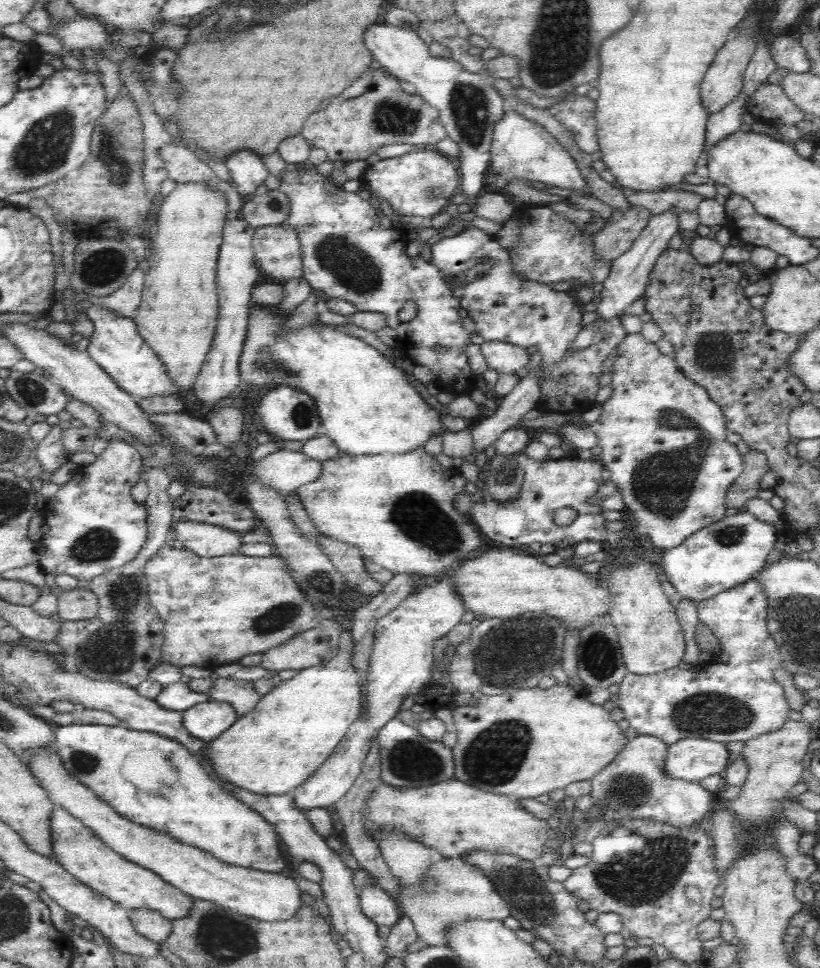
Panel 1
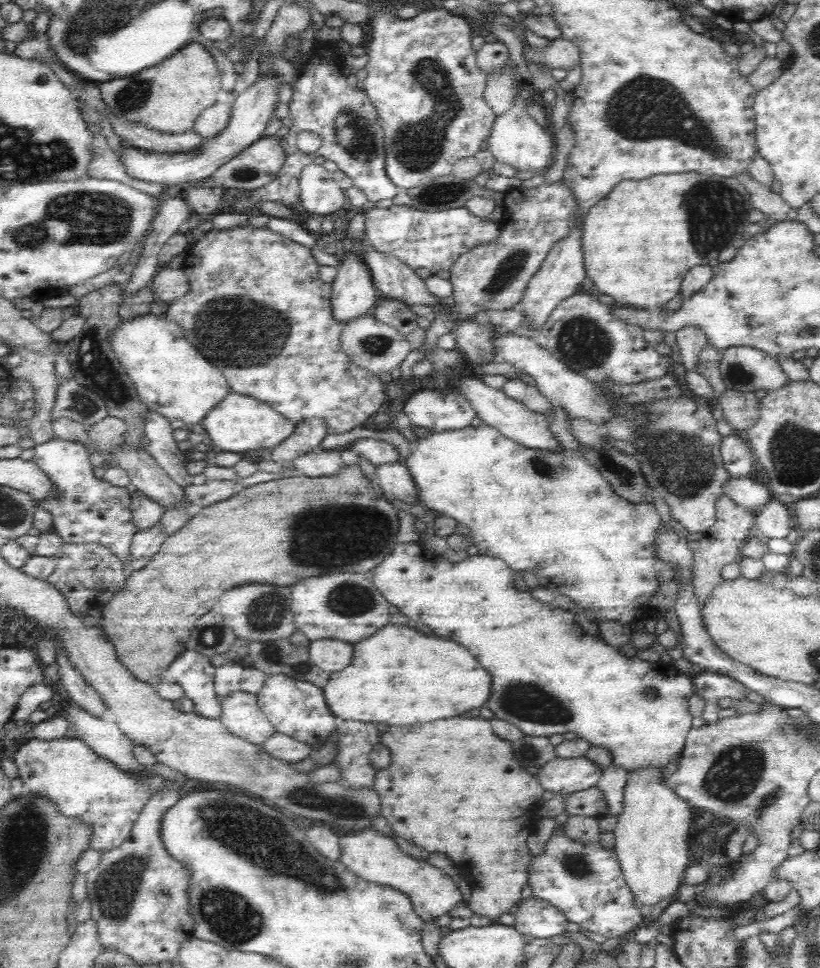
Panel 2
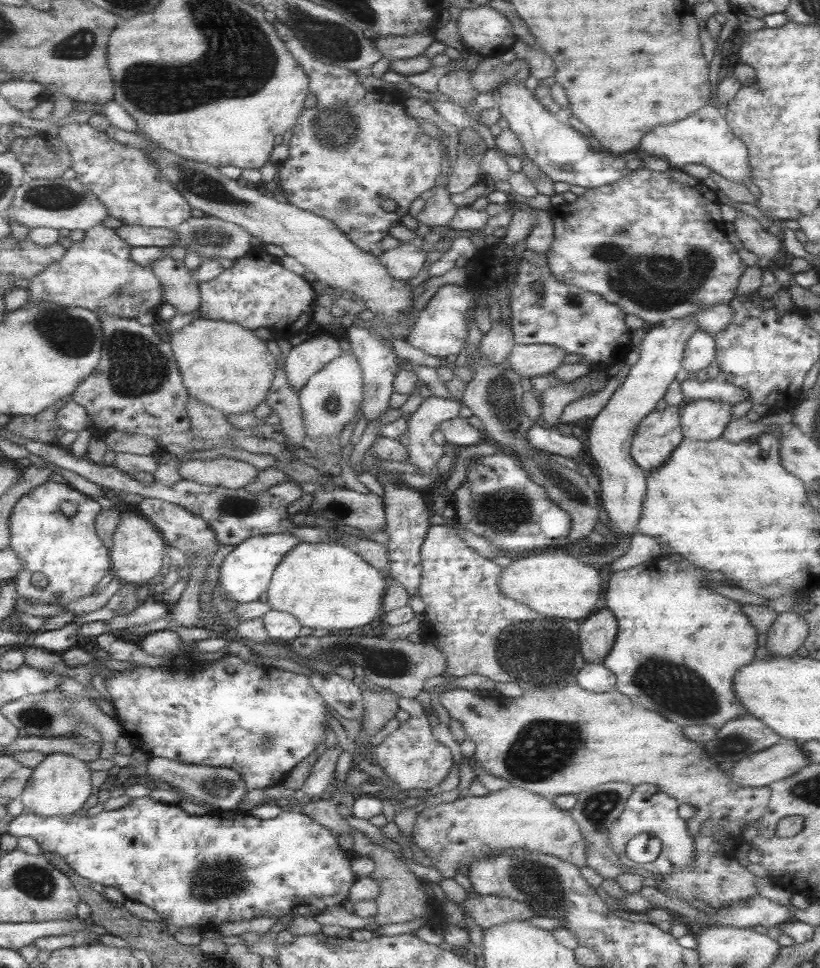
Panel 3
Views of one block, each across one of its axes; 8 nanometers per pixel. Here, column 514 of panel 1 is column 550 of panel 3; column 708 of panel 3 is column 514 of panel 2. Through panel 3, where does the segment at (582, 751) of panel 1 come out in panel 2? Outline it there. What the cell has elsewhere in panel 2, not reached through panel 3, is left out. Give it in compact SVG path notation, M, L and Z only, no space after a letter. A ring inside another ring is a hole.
M464 716L450 718L450 720L436 720L436 722L430 722L430 724L416 724L416 726L410 726L410 728L406 728L406 726L404 726L404 728L388 727L385 732L380 733L379 742L388 747L392 758L387 769L377 771L375 774L373 789L380 796L380 812L388 821L392 832L395 832L400 838L404 838L404 840L415 844L418 848L426 850L428 854L445 854L456 865L460 864L460 852L462 852L464 860L472 860L472 862L470 862L470 864L472 864L472 866L470 866L470 868L472 868L472 874L490 876L490 878L470 878L470 898L465 902L474 914L486 916L486 918L490 918L494 921L501 914L506 914L512 906L518 905L522 899L522 888L528 885L533 859L530 851L528 851L528 845L526 845L528 832L532 831L536 821L534 815L531 813L534 812L542 802L542 794L545 791L540 786L540 783L538 783L538 779L536 779L533 774L526 772L520 762L516 760L516 757L512 755L510 743L505 739L500 740L498 736L492 734L492 728L490 728L490 722L488 722L488 720L482 720L482 718L464 718ZM460 844L462 844L462 850L460 850ZM474 866L478 866L478 868L486 866L486 872L474 870Z

